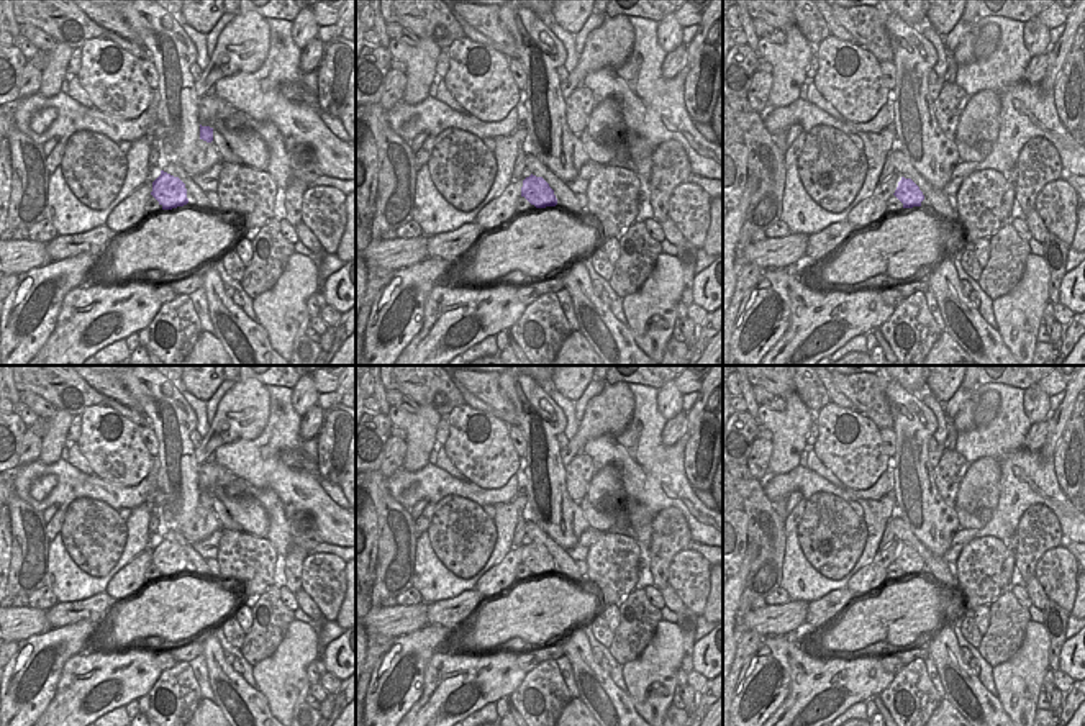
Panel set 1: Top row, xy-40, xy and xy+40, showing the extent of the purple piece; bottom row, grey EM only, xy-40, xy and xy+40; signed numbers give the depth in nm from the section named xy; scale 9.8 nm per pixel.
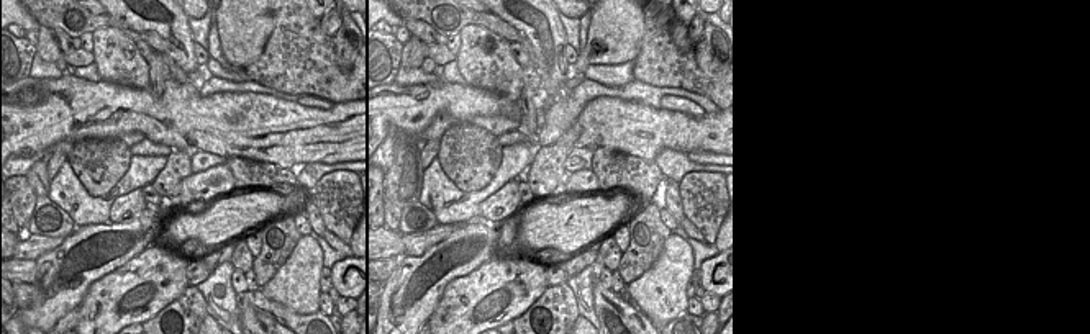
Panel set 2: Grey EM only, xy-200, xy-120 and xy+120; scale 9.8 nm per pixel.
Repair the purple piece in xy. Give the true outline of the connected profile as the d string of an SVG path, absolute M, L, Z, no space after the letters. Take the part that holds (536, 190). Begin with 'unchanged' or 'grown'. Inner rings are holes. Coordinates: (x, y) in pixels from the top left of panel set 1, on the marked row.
unchanged; M533 174L523 180L521 197L524 197L536 208L557 205L557 198L549 184L542 177L536 177Z

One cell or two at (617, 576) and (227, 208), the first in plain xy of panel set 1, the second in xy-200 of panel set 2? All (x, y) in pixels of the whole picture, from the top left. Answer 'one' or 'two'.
two

